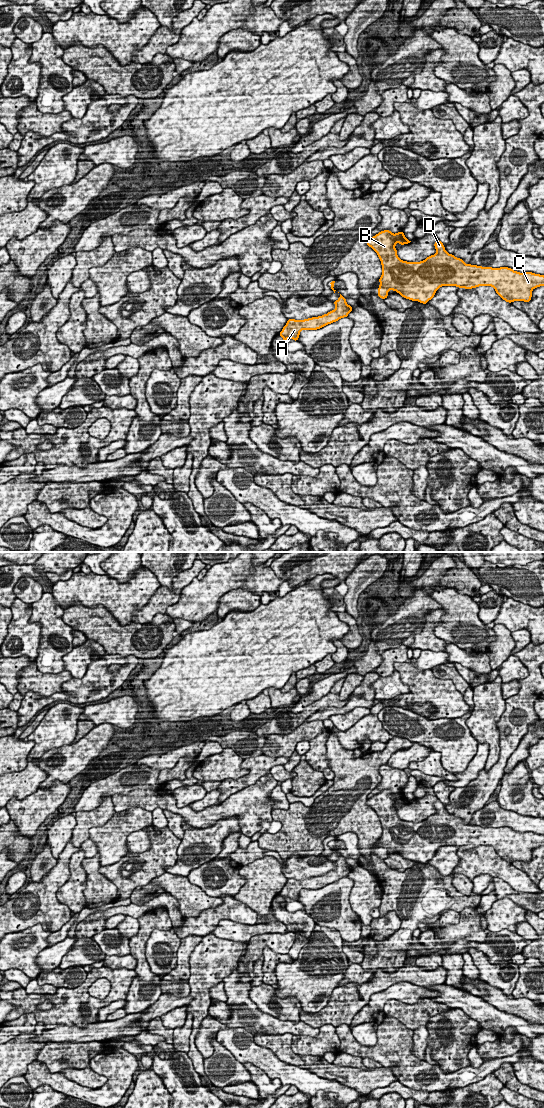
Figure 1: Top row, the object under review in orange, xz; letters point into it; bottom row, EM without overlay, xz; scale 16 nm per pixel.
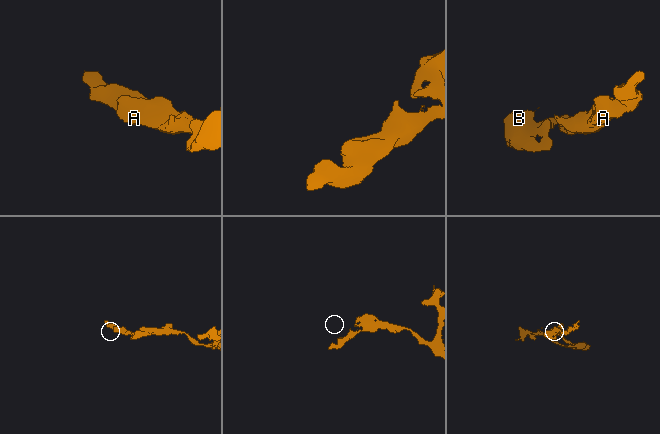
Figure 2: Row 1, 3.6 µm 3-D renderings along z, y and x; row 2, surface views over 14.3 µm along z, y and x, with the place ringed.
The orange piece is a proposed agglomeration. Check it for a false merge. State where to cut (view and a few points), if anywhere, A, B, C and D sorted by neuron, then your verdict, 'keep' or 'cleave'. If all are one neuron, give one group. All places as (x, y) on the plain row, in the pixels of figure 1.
no cut; A B C D; keep

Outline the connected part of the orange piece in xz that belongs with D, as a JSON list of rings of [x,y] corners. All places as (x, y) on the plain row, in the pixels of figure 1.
[[[383,790],[369,797],[366,804],[378,815],[382,825],[378,857],[386,859],[390,850],[402,857],[427,864],[442,846],[472,849],[492,846],[506,862],[530,862],[532,850],[544,846],[544,835],[517,832],[509,827],[482,827],[465,824],[464,820],[449,814],[438,799],[436,813],[421,822],[407,822],[397,815],[396,803],[409,804],[403,791],[393,794]]]

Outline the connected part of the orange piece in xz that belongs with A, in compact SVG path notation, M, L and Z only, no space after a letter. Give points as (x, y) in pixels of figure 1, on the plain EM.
M341 854L339 859L333 861L336 868L327 874L318 877L312 877L304 880L288 879L286 885L283 887L282 891L279 893L284 901L281 903L282 907L287 904L287 899L293 899L298 901L300 891L305 890L317 890L338 881L341 878L348 877L348 874L353 870L353 867L346 863L346 858Z

